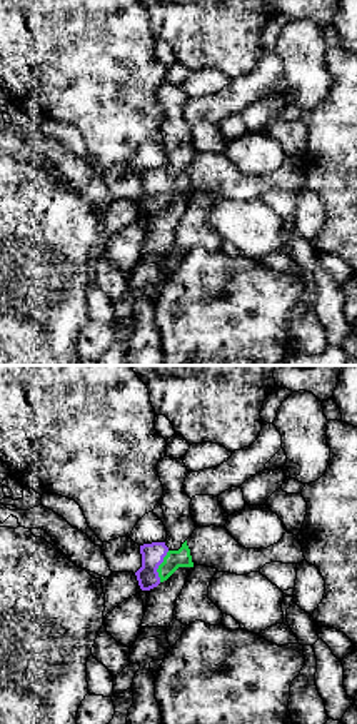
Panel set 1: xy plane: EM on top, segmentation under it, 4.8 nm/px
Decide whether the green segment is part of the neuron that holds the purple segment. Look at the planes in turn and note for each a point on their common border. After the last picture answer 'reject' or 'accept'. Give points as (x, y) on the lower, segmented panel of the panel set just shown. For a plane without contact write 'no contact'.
contact (159, 564)

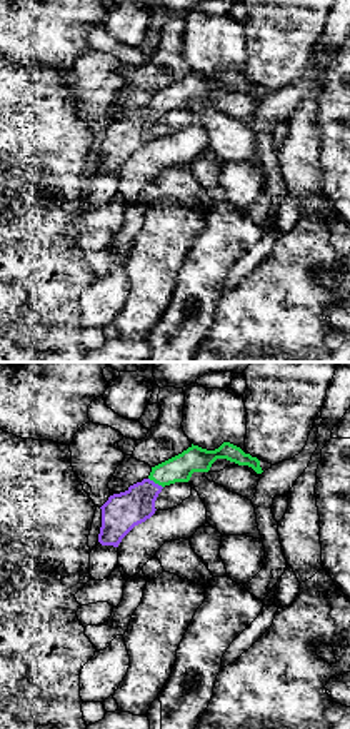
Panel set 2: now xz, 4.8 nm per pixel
contact (154, 482)

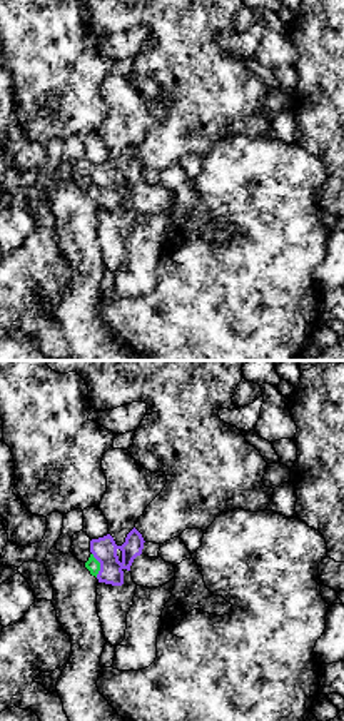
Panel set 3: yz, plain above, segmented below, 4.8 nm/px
contact (101, 564)

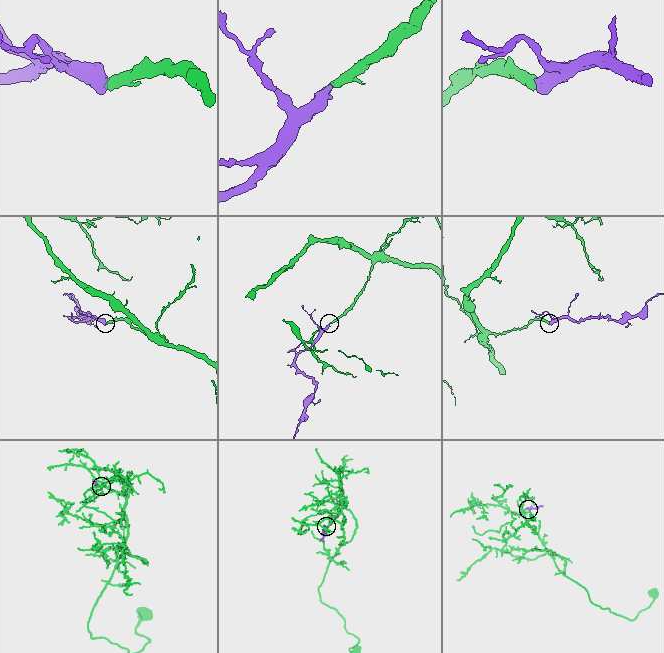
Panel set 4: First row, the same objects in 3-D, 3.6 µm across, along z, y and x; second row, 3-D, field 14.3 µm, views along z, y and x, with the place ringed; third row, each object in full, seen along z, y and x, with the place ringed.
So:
accept

